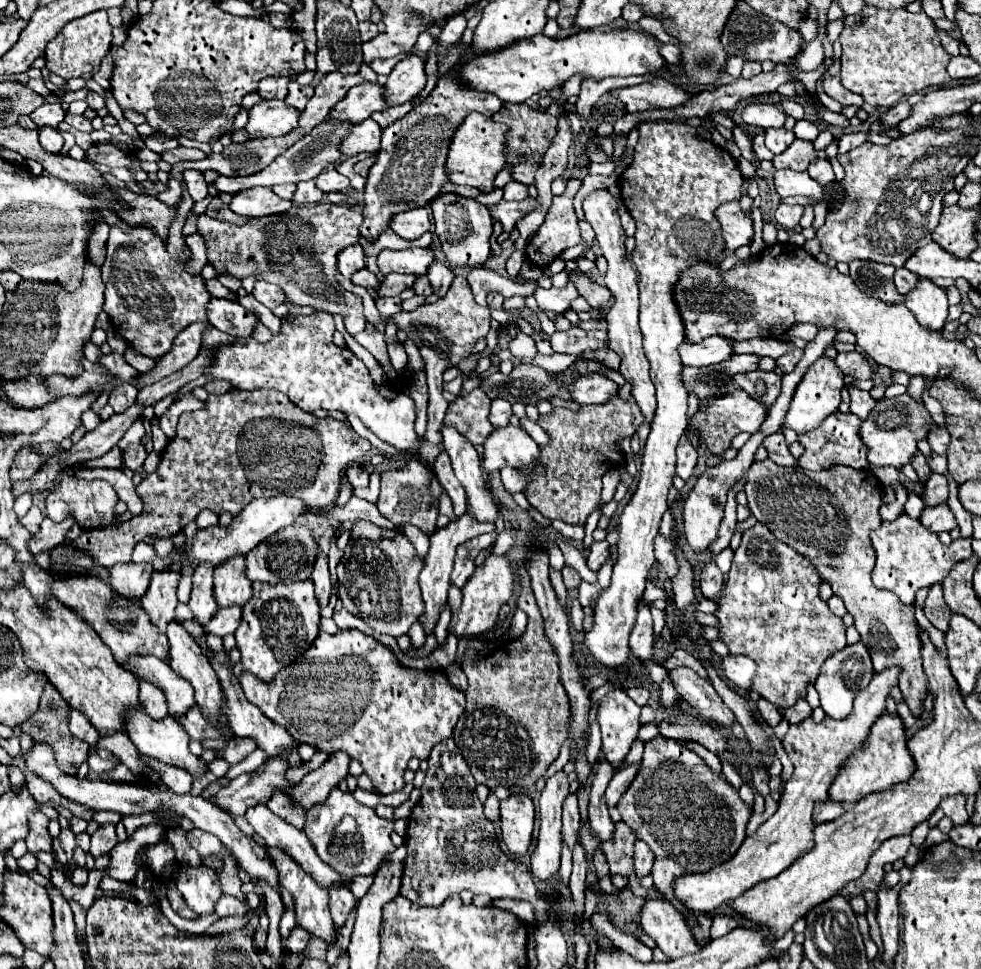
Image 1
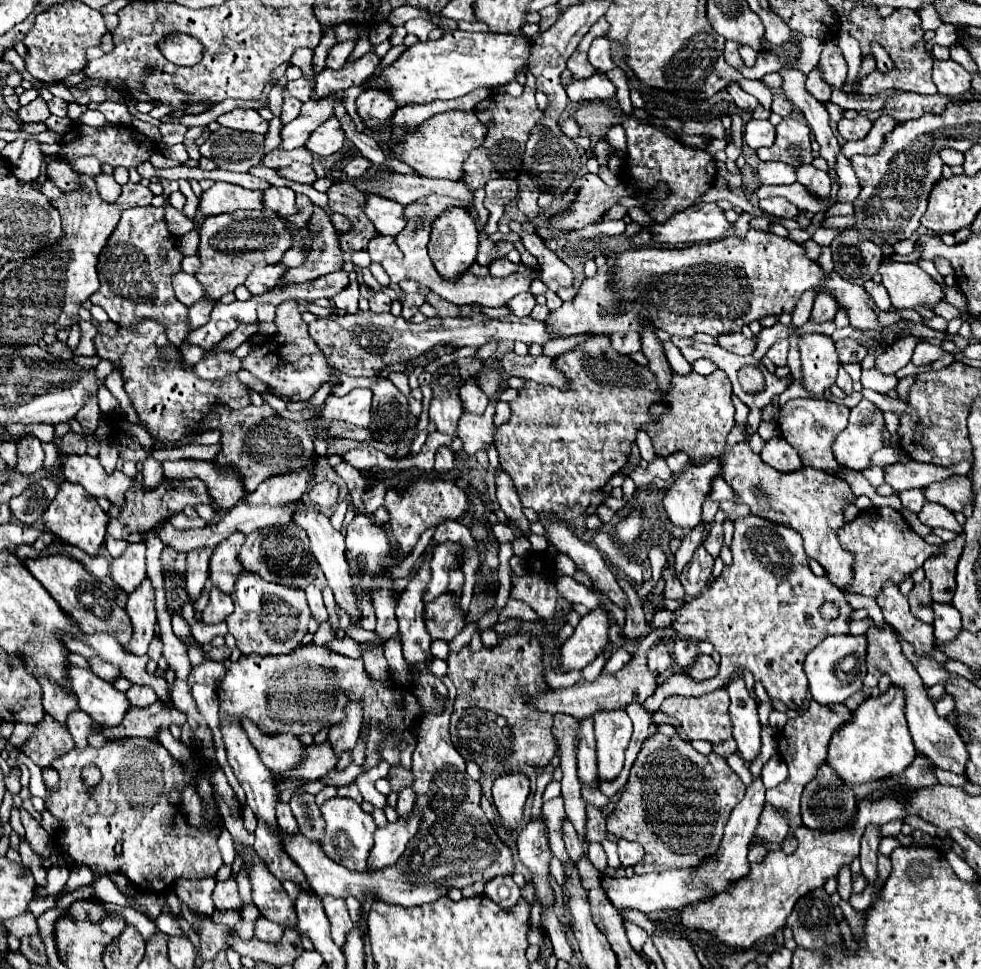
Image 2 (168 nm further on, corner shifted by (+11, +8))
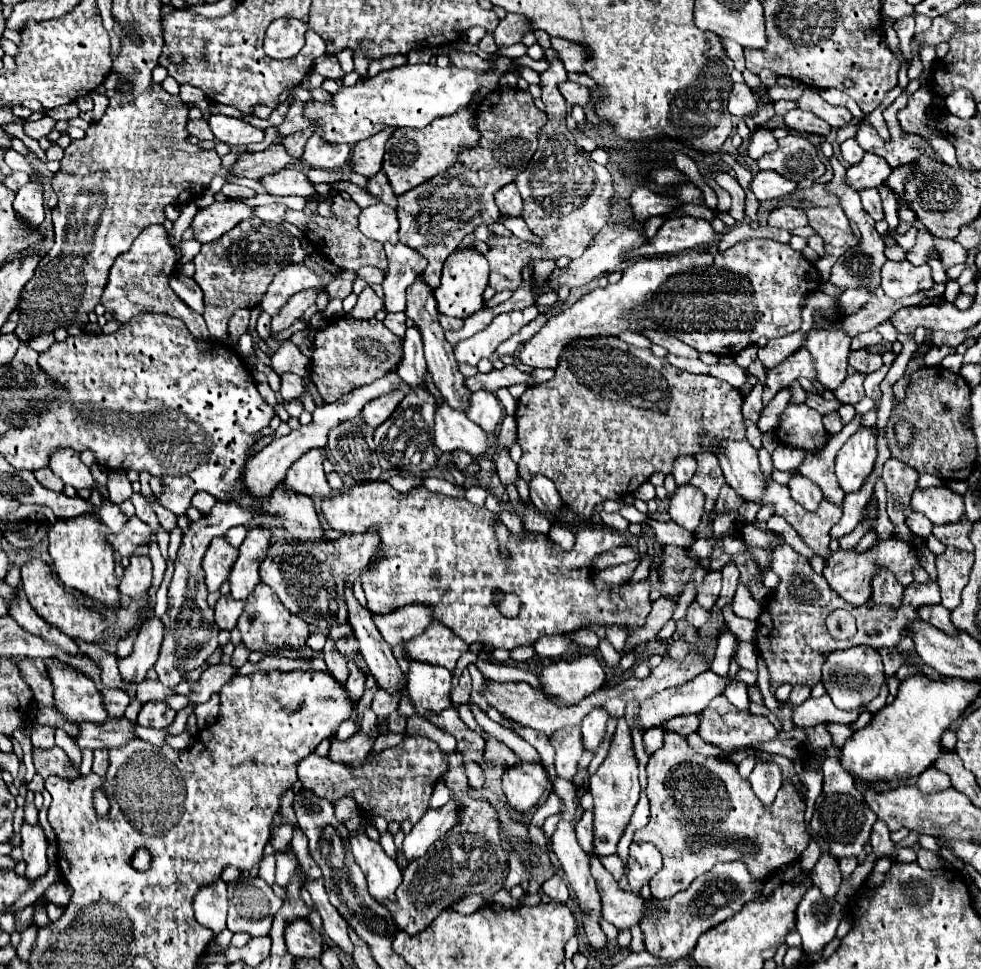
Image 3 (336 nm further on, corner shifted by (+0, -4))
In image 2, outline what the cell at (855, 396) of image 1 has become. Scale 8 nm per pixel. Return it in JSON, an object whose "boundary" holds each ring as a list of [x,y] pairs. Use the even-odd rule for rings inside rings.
{"boundary":[[[839,367],[839,375],[837,375],[837,381],[835,381],[835,385],[845,393],[845,395],[851,395],[851,377],[849,377],[849,373],[843,369],[843,367]]]}

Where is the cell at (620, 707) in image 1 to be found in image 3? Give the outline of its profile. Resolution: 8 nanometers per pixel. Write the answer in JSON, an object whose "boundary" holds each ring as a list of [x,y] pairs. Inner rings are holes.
{"boundary":[[[624,719],[618,723],[616,733],[610,741],[608,755],[604,763],[598,767],[596,775],[590,779],[590,793],[594,797],[594,855],[614,855],[616,853],[616,843],[628,825],[634,807],[640,799],[640,783],[638,783],[638,759],[634,755],[634,745],[632,745],[632,733],[628,729],[628,724]]]}

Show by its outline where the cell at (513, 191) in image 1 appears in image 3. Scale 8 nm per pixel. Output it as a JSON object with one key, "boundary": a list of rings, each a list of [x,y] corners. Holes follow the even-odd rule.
{"boundary":[[[510,183],[510,185],[502,187],[502,191],[498,191],[496,205],[502,215],[514,215],[514,217],[522,215],[522,197],[514,183]]]}

